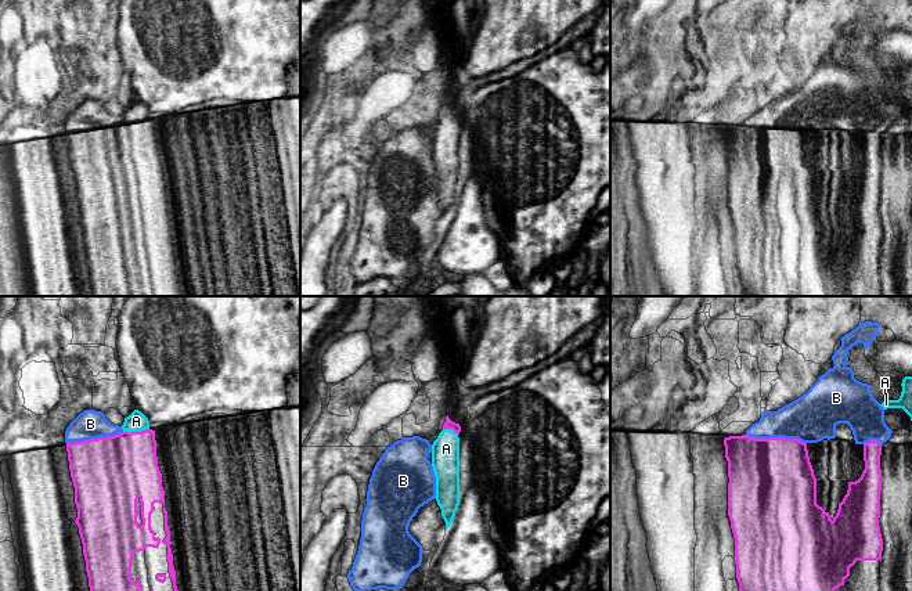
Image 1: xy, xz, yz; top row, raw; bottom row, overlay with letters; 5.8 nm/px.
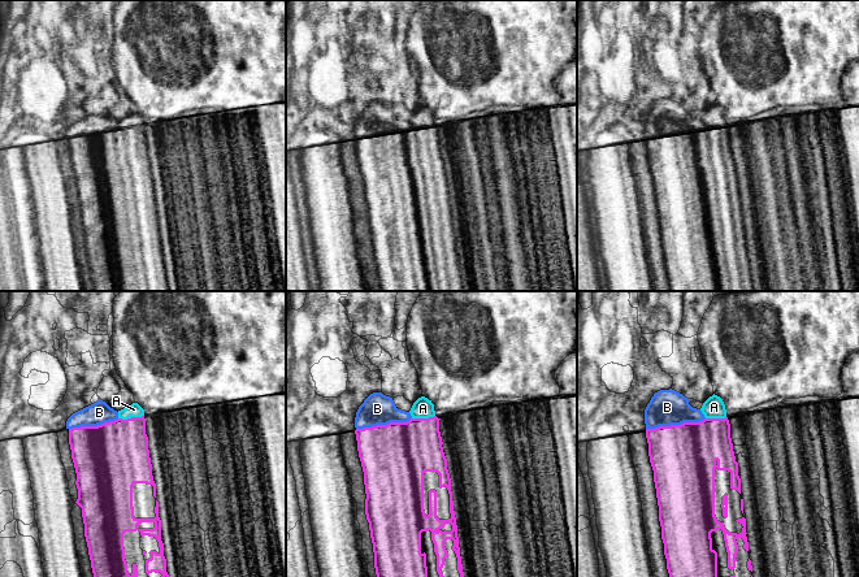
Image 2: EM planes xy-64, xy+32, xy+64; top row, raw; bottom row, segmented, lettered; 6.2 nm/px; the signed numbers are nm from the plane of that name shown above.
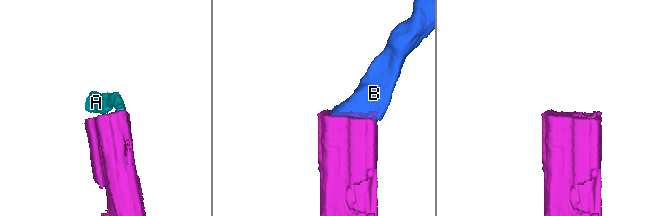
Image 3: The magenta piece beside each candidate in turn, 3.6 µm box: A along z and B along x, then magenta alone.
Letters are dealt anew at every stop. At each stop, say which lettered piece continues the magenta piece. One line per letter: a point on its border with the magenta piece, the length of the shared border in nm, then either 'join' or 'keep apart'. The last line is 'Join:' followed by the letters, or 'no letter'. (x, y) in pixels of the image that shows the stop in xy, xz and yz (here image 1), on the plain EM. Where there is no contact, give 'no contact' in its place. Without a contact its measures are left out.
A: contact xy (136, 122); length 150 nm; keep apart
B: contact yz (777, 128); length 360 nm; join
Join: B

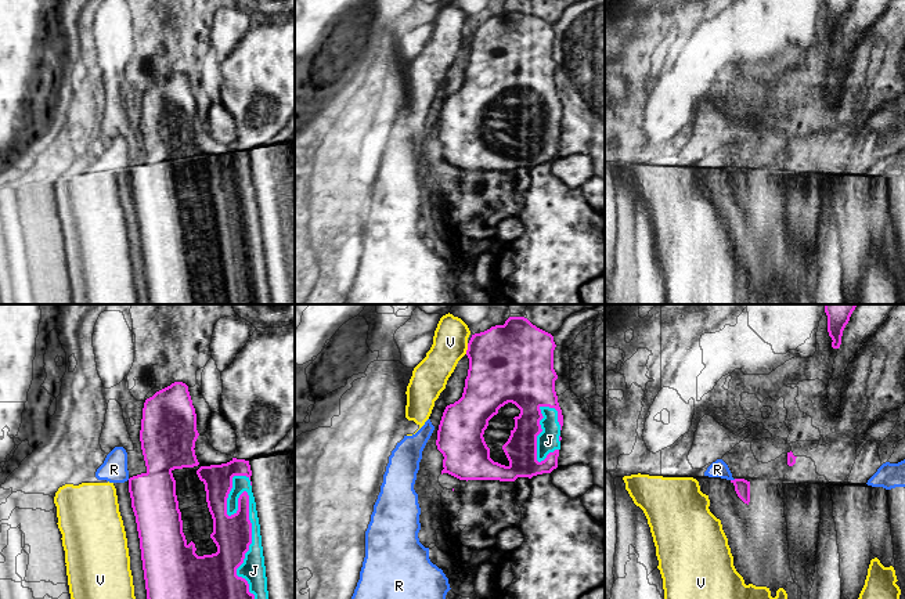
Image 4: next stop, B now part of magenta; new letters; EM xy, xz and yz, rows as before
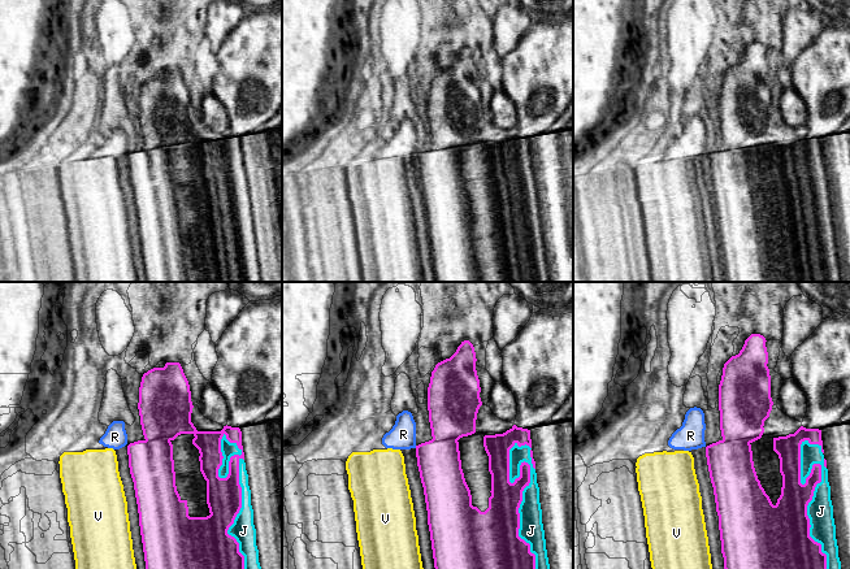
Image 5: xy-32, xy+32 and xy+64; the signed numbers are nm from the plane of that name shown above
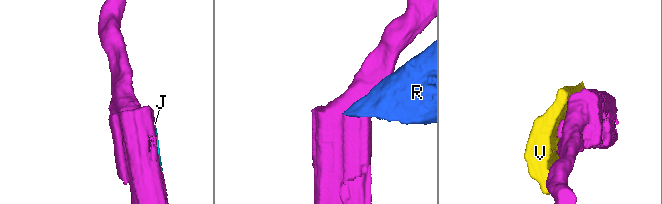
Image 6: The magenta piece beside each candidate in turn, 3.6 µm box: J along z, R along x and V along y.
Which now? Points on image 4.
J: contact xy (249, 210); length 800 nm; join
R: contact yz (732, 170); length 30 nm; keep apart
V: contact xz (468, 39); length 70 nm; keep apart
Join: J

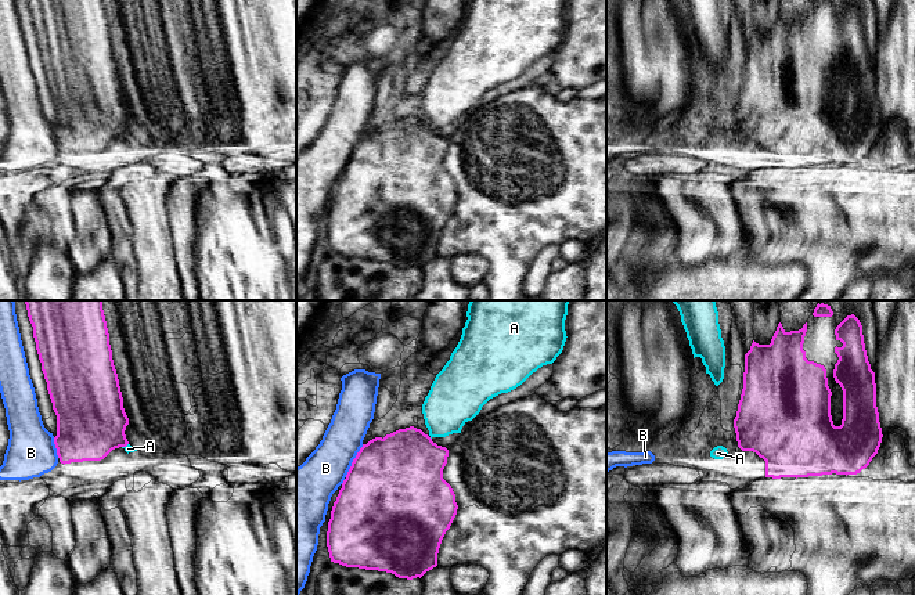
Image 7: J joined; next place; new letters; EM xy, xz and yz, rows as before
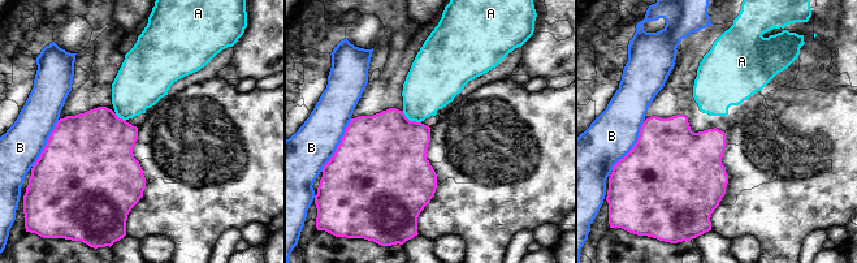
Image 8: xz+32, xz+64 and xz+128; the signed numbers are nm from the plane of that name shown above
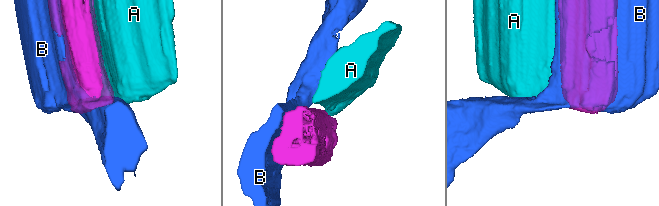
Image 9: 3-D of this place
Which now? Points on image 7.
A: contact xy (125, 136); length 50 nm; keep apart
B: contact xz (353, 151); length 220 nm; keep apart
Join: no letter

